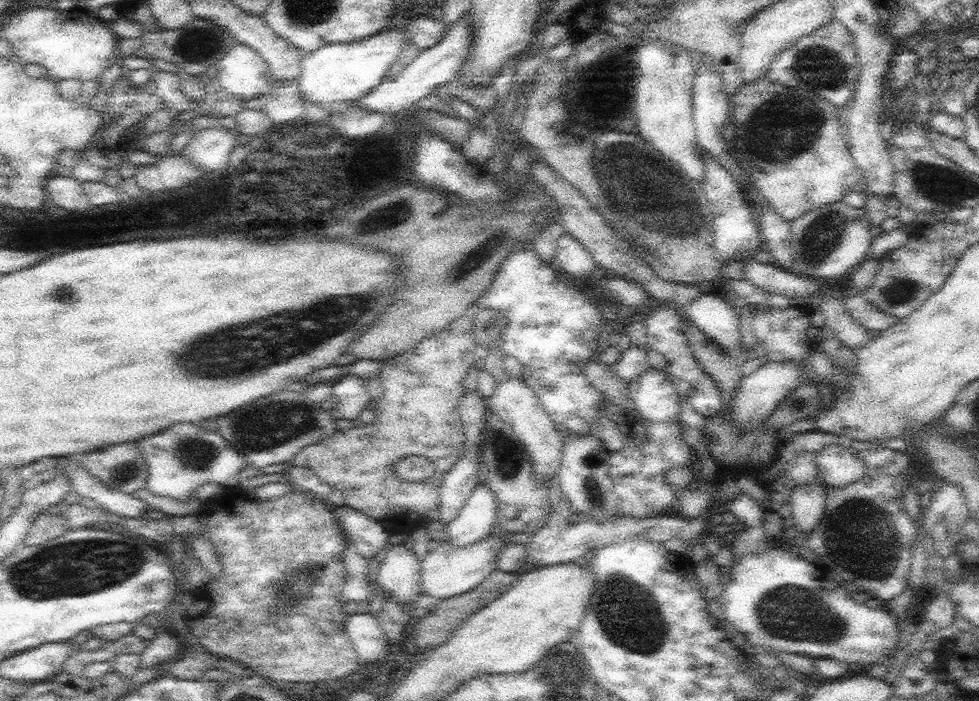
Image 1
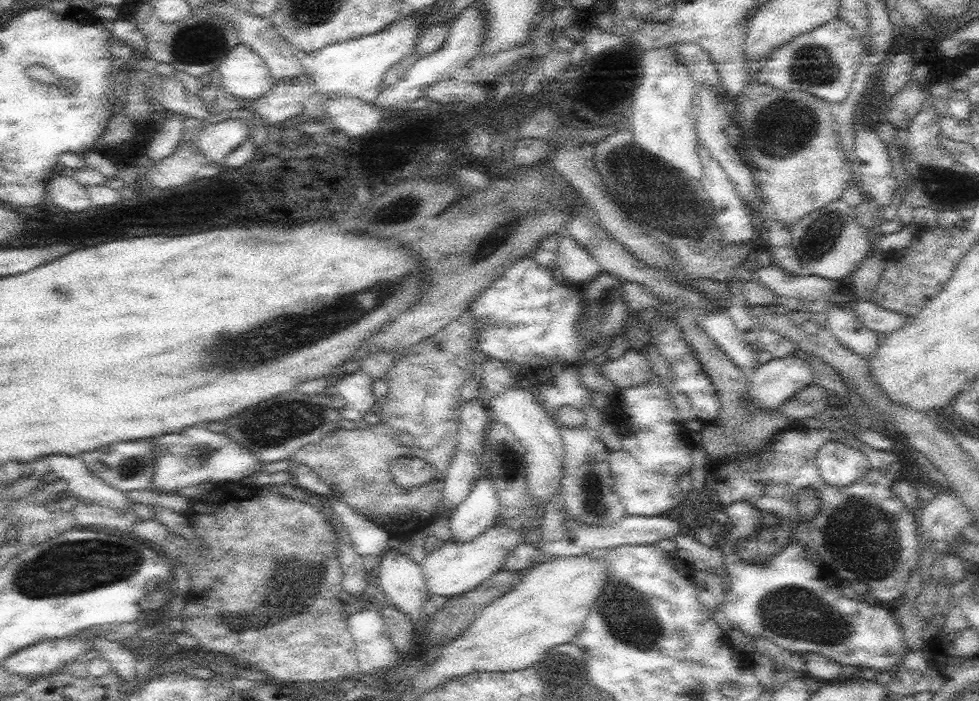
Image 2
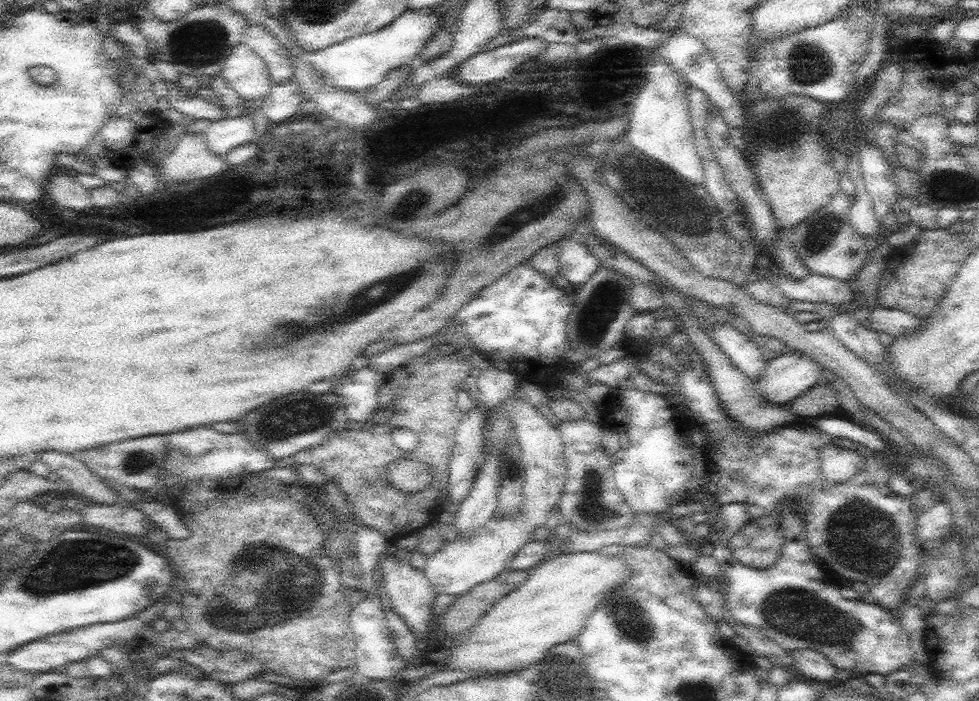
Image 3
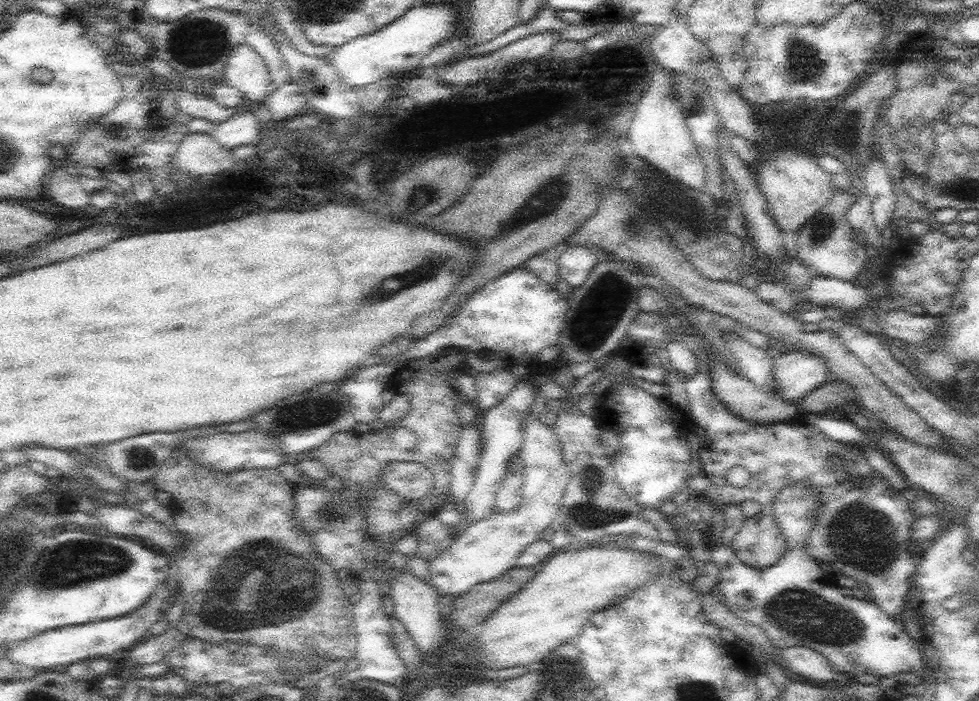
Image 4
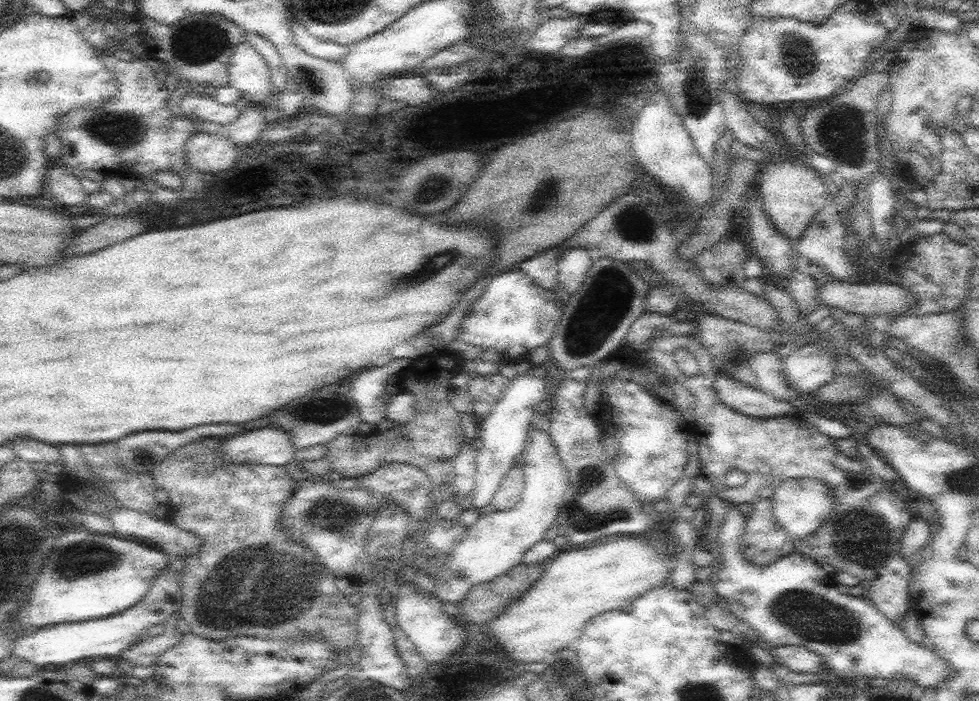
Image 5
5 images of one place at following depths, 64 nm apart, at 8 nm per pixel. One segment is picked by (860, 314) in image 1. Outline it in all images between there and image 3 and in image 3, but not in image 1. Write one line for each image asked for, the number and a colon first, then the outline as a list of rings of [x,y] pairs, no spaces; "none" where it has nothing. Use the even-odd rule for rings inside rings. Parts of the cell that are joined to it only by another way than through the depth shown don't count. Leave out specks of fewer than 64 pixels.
2: [[[855,298],[855,300],[851,300],[847,306],[855,312],[857,320],[859,320],[865,328],[869,328],[869,330],[873,330],[873,332],[877,332],[877,334],[881,334],[881,332],[883,332],[883,334],[895,332],[895,330],[899,330],[901,326],[905,326],[905,322],[907,322],[907,316],[897,314],[897,312],[893,312],[893,310],[885,310],[885,308],[877,306],[877,304],[871,302],[871,300]]]
3: [[[871,304],[871,312],[869,312],[869,322],[867,326],[875,332],[885,332],[889,336],[903,336],[903,334],[911,334],[913,330],[917,330],[921,324],[921,318],[907,314],[903,310],[889,310],[877,304]]]

